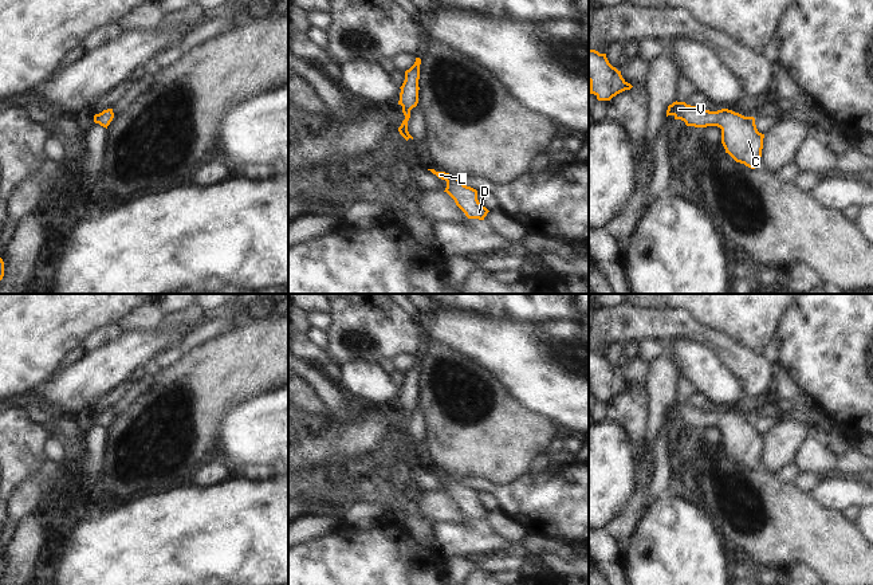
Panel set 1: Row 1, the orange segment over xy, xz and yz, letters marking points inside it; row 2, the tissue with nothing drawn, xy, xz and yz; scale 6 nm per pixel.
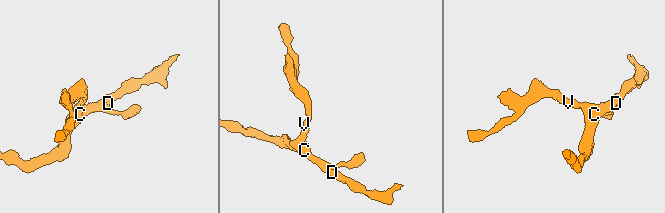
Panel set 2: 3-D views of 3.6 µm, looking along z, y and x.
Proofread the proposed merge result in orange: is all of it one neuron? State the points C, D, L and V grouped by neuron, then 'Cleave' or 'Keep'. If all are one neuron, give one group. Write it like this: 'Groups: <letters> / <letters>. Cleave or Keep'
Groups: C D L V. Keep

